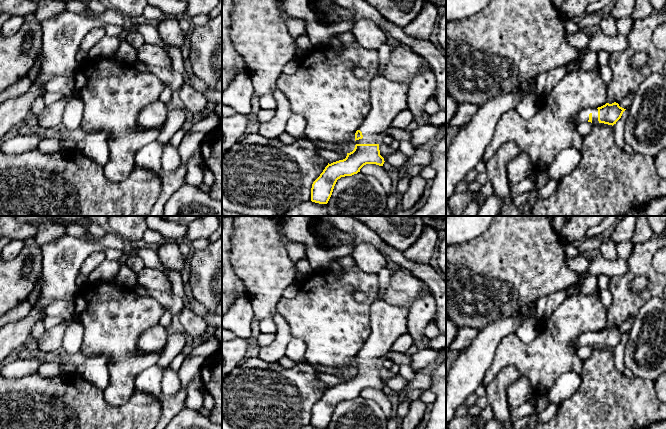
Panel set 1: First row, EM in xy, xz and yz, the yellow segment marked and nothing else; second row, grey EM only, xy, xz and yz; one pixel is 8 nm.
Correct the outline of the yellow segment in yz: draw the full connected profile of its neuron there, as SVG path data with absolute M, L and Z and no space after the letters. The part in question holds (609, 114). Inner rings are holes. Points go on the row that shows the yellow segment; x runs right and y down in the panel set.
M606 103L598 108L585 108L579 111L576 122L604 123L614 125L621 118L626 109L619 106L618 103Z

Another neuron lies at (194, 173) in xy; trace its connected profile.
M199 149L195 151L187 165L186 165L186 183L194 187L199 187L203 184L203 169L201 165L203 164L202 151Z

